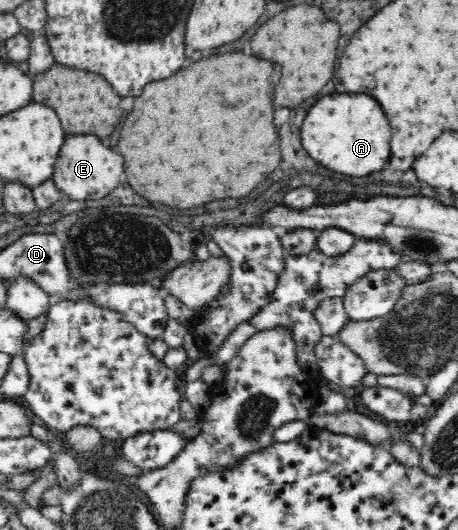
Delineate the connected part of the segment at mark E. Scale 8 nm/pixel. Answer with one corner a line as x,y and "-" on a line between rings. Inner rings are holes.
69,134
55,162
53,181
71,200
97,200
103,198
119,184
123,174
123,156
107,148
97,136

